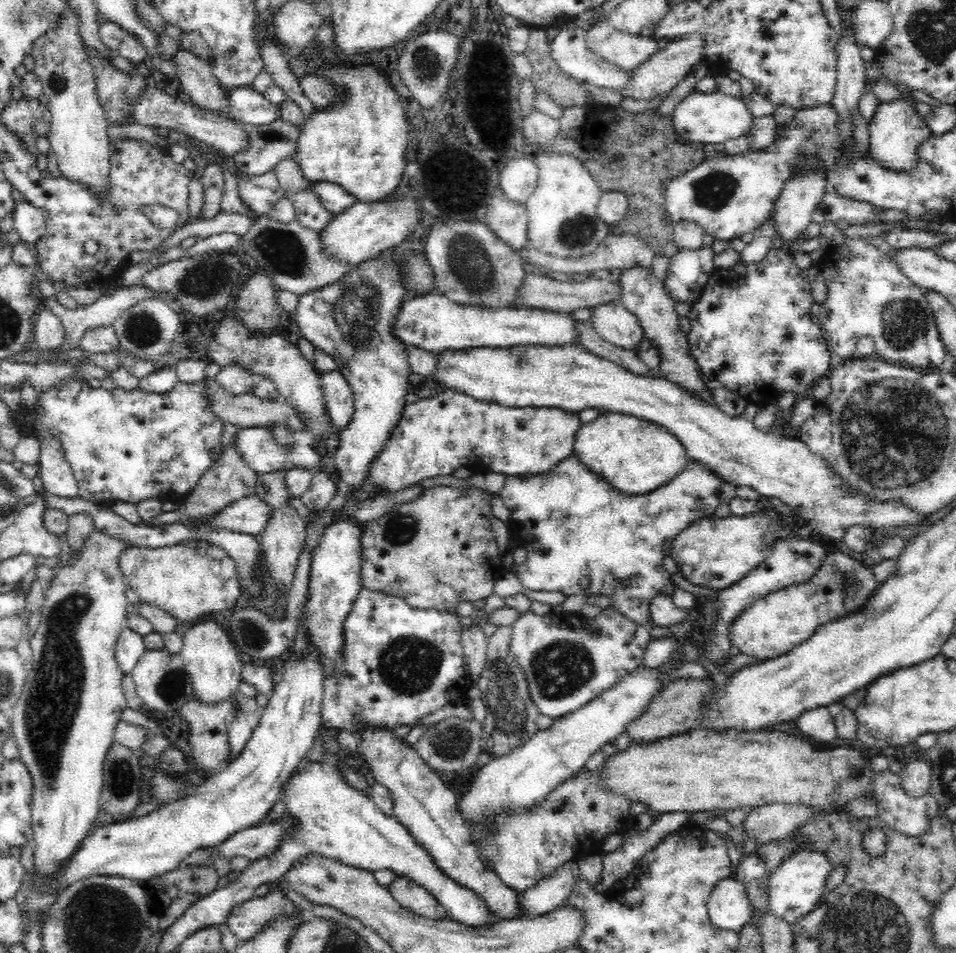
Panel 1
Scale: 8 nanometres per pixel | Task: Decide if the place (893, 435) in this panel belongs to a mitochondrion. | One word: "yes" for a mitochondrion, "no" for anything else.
yes

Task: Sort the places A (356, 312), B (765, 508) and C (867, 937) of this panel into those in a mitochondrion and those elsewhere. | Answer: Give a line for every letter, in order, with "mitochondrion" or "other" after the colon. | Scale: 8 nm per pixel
A: mitochondrion
B: other
C: mitochondrion

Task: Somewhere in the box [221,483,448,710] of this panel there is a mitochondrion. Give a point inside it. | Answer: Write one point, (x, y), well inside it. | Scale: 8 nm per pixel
(408, 666)

